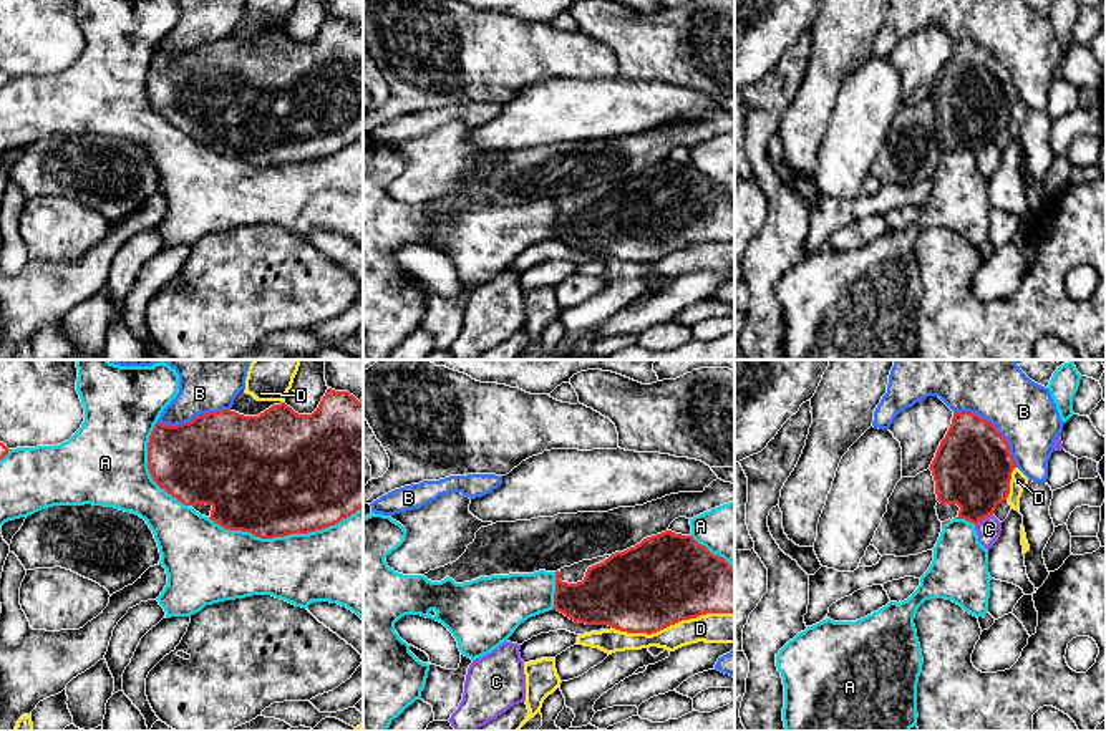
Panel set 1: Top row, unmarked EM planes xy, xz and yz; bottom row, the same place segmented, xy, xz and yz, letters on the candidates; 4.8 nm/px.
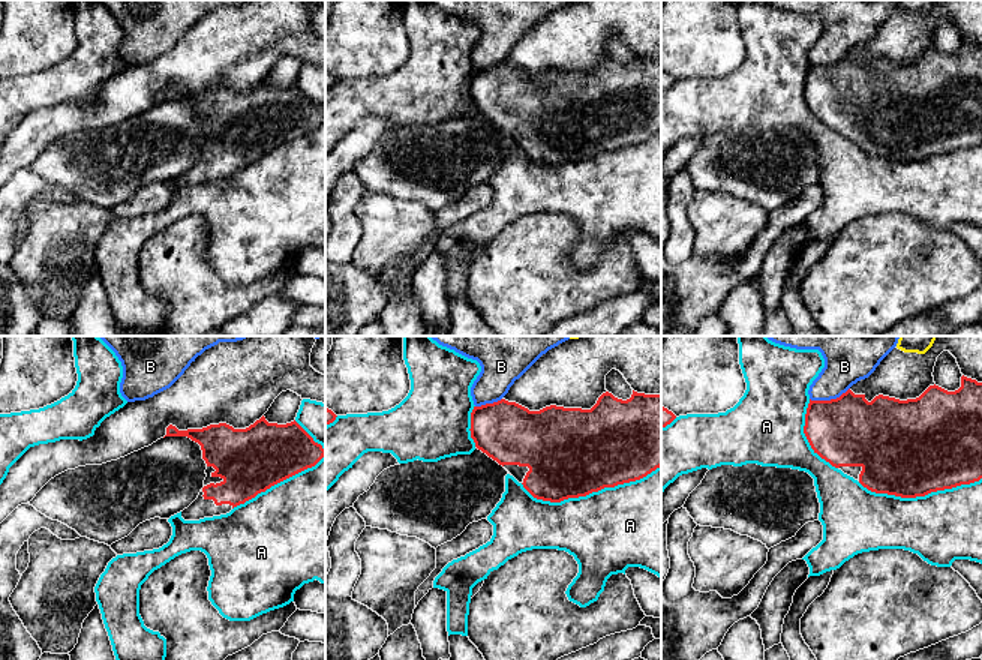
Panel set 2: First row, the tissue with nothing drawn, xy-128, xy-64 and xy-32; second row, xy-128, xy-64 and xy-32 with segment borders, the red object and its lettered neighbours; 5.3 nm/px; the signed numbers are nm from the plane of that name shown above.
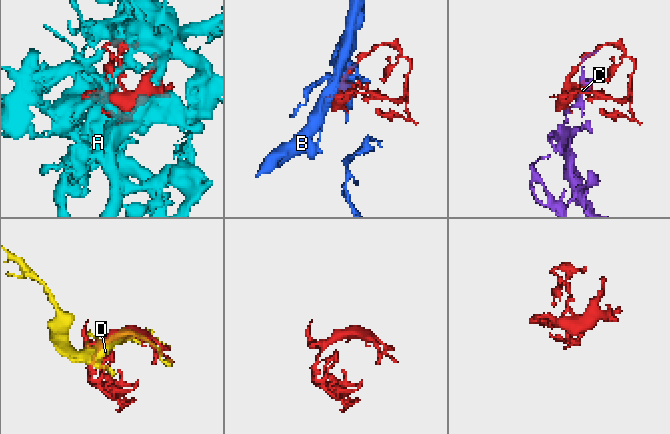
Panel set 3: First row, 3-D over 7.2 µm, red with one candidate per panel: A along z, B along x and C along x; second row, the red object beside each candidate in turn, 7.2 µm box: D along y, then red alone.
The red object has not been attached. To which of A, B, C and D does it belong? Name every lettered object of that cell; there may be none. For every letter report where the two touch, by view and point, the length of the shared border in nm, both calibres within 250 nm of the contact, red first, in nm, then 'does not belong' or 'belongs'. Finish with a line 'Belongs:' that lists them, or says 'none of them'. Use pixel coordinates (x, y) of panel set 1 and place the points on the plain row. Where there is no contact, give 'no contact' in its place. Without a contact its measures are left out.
A: xy (284, 164) | 750 nm | 500/360 nm | does not belong
B: yz (994, 55) | 400 nm | 380/300 nm | does not belong
C: yz (984, 146) | 110 nm | 380/120 nm | does not belong
D: xz (672, 252) | 600 nm | 440/140 nm | does not belong
Belongs: none of them

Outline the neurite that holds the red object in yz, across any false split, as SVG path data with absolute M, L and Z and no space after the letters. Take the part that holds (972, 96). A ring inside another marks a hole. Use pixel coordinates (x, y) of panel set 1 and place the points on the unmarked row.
M970 40L955 41L929 96L942 154L952 148L977 154L995 143L1010 123L1015 96L1007 68L990 50Z

